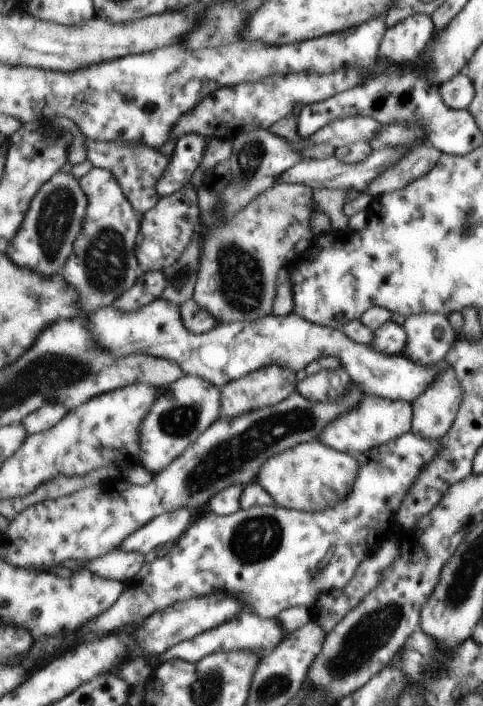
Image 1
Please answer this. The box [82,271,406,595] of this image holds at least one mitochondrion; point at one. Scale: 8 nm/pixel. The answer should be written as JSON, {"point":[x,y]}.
{"point":[227,461]}

